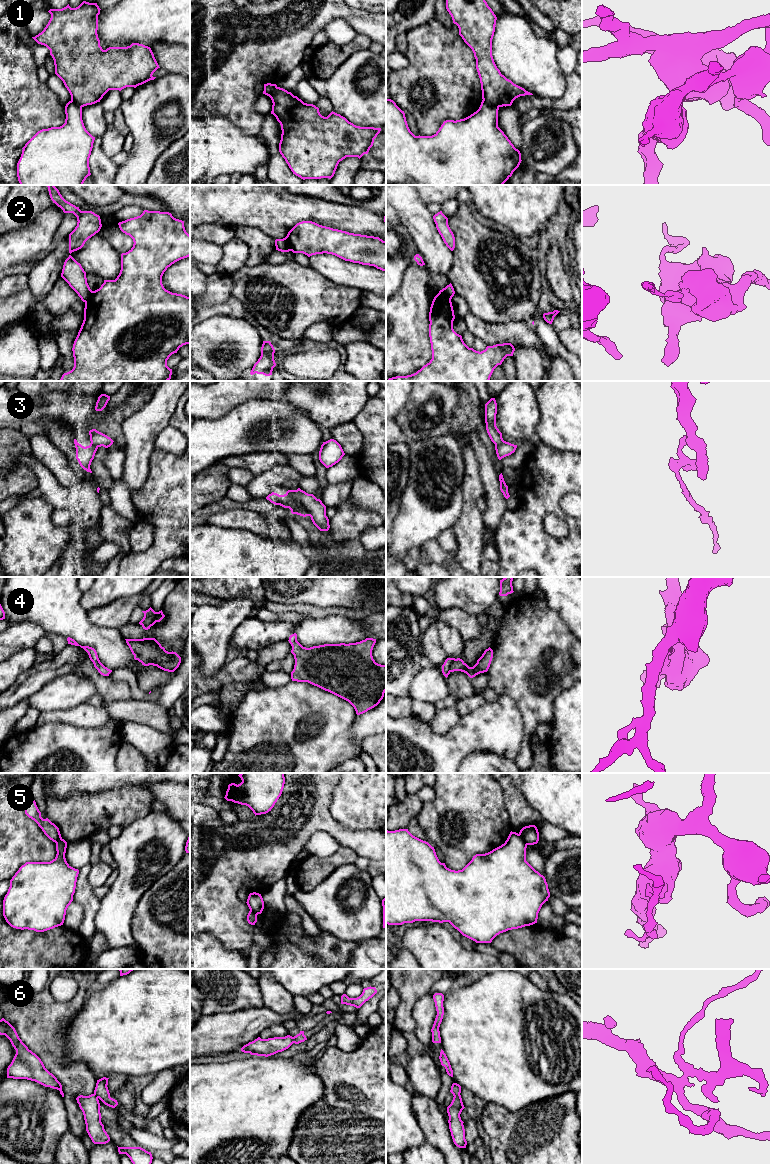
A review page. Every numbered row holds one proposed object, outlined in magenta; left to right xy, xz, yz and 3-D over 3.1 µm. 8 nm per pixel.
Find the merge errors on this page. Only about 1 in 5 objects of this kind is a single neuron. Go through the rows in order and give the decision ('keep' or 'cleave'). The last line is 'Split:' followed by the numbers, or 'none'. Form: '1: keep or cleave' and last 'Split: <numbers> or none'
1: cleave
2: cleave
3: cleave
4: cleave
5: cleave
6: cleave
Split: 1, 2, 3, 4, 5, 6

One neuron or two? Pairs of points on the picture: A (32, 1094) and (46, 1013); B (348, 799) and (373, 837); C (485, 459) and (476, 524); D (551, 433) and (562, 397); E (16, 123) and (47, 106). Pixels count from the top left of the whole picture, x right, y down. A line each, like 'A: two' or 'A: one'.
A: two
B: two
C: two
D: one
E: one

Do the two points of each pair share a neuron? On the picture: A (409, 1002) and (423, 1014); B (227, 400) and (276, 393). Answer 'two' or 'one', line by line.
A: two
B: one

